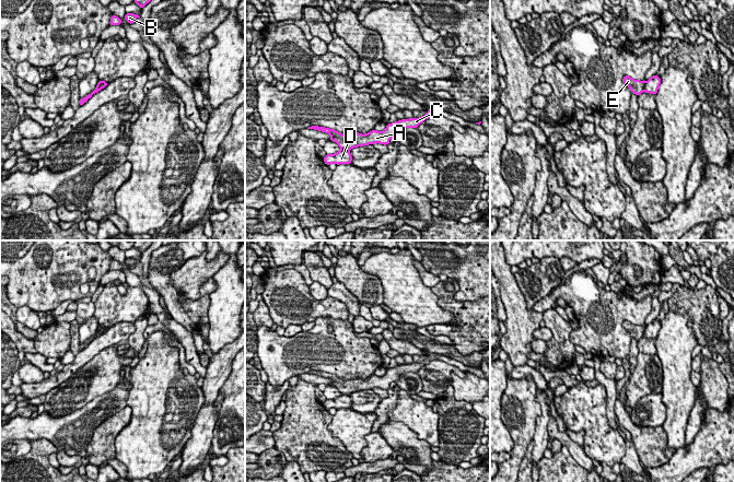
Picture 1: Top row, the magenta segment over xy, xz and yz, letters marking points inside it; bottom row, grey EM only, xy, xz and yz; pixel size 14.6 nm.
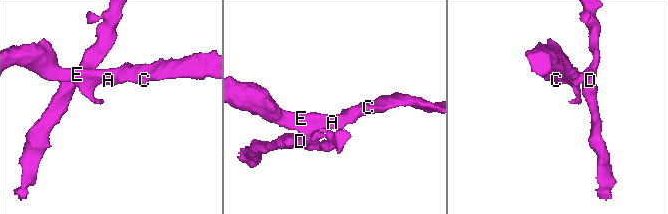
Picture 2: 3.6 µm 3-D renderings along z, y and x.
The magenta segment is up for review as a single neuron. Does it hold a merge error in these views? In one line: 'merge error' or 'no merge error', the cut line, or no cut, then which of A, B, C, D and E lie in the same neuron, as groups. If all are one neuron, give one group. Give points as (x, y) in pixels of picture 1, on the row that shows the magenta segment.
merge error; cut in yz along (645, 83), (643, 90); A C E / B D

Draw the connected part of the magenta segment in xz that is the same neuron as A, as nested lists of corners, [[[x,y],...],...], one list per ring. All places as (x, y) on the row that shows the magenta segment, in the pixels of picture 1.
[[[434,108],[428,109],[428,114],[420,118],[410,118],[398,120],[393,124],[387,124],[386,129],[384,131],[372,130],[365,134],[361,134],[360,132],[352,133],[349,136],[343,136],[338,131],[325,127],[311,126],[307,129],[314,129],[318,131],[323,131],[325,133],[329,133],[330,141],[335,141],[341,150],[350,150],[357,146],[381,143],[387,145],[389,143],[389,139],[399,134],[401,128],[417,128],[421,122],[431,116],[436,115]]]

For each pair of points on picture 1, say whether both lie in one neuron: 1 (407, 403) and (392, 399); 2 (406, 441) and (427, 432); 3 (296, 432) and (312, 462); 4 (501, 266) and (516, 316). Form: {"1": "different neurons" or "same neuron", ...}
{"1": "different neurons", "2": "different neurons", "3": "same neuron", "4": "same neuron"}

